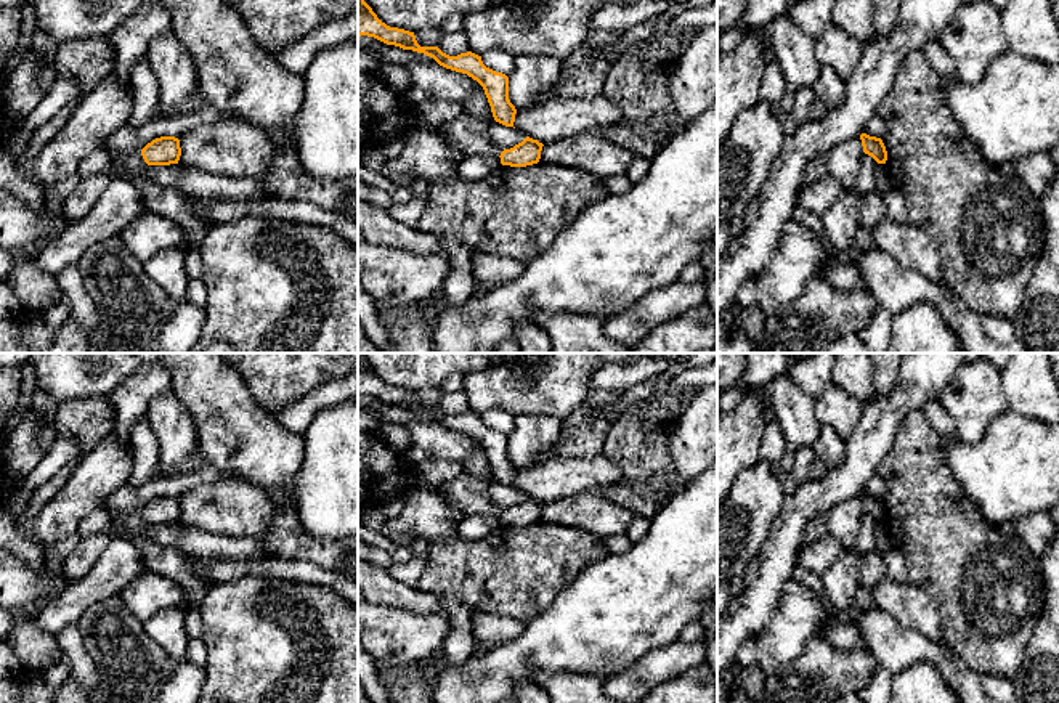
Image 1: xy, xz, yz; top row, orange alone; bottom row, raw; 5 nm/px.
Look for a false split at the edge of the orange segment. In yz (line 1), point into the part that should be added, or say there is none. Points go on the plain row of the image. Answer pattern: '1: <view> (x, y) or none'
1: none

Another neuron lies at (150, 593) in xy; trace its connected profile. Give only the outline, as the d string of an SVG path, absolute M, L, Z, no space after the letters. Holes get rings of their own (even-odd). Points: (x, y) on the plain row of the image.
M149 568L141 571L119 592L124 605L143 623L165 608L186 612L193 608L180 583Z

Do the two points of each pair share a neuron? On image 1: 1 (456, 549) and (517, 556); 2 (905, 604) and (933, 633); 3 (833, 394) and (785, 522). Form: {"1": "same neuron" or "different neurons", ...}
{"1": "same neuron", "2": "same neuron", "3": "different neurons"}

